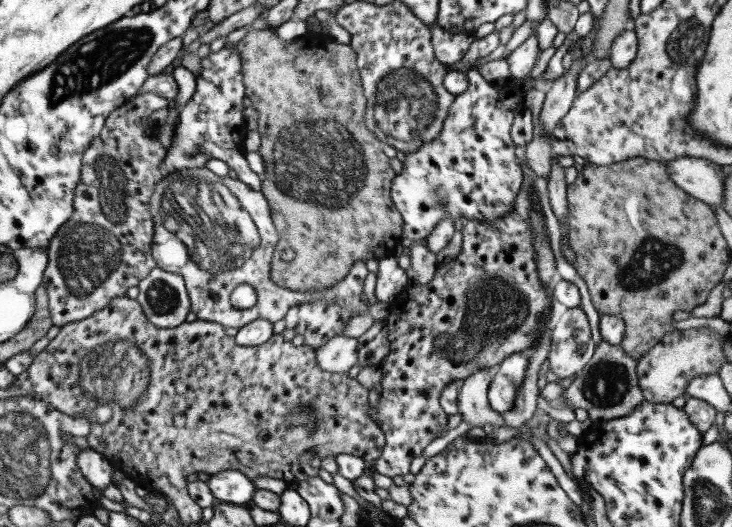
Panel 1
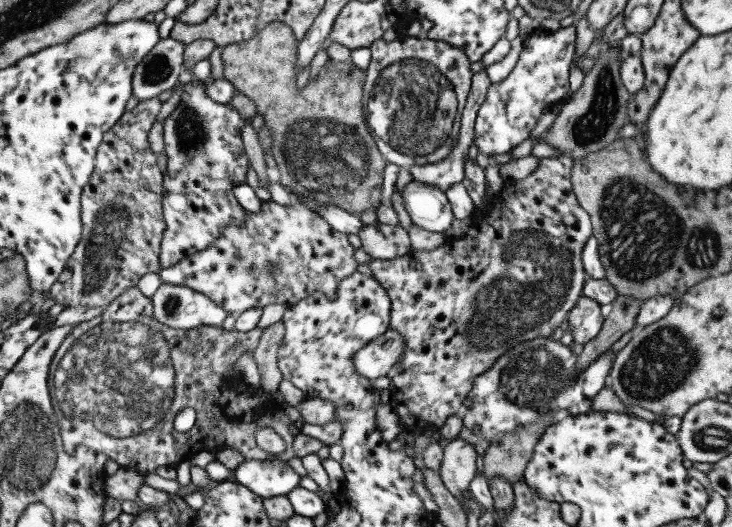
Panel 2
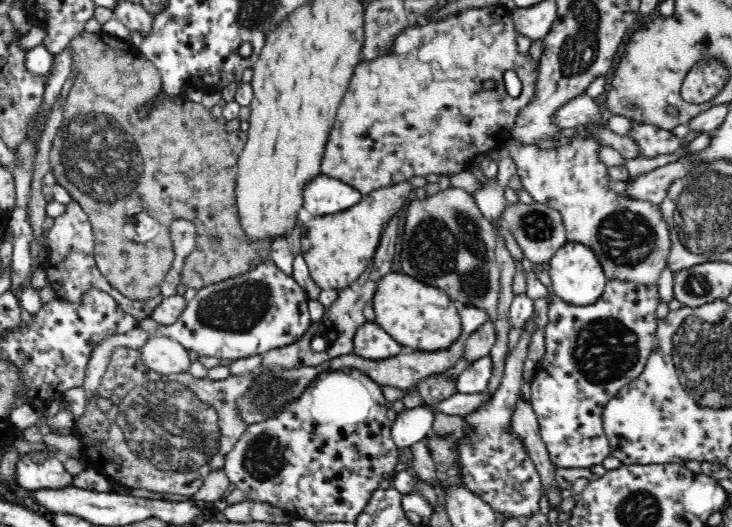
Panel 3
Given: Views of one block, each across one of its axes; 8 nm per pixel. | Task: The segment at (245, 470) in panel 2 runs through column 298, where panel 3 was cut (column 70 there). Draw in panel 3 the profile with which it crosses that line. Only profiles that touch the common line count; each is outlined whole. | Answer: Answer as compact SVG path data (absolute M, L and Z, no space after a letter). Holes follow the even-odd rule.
M47 448L21 457L22 460L18 461L16 465L15 480L22 490L37 491L40 489L61 489L73 486L72 479L74 476L64 469L64 458L57 456L54 449Z

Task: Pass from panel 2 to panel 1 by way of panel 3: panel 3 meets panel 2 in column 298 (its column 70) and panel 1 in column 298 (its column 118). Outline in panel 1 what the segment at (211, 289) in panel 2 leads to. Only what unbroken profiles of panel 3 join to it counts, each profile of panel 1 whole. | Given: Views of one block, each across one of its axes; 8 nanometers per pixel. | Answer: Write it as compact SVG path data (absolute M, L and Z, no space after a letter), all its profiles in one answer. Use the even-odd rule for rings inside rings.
M206 167L183 168L156 182L151 196L148 210L154 222L152 258L157 268L184 278L191 312L198 319L239 329L256 319L278 322L293 306L324 299L345 306L354 315L368 313L360 298L369 275L364 261L354 263L340 283L320 291L290 291L272 283L270 269L280 236L261 190L252 190L240 179L208 172ZM240 284L248 284L256 291L257 302L251 308L238 309L230 302L232 291Z

